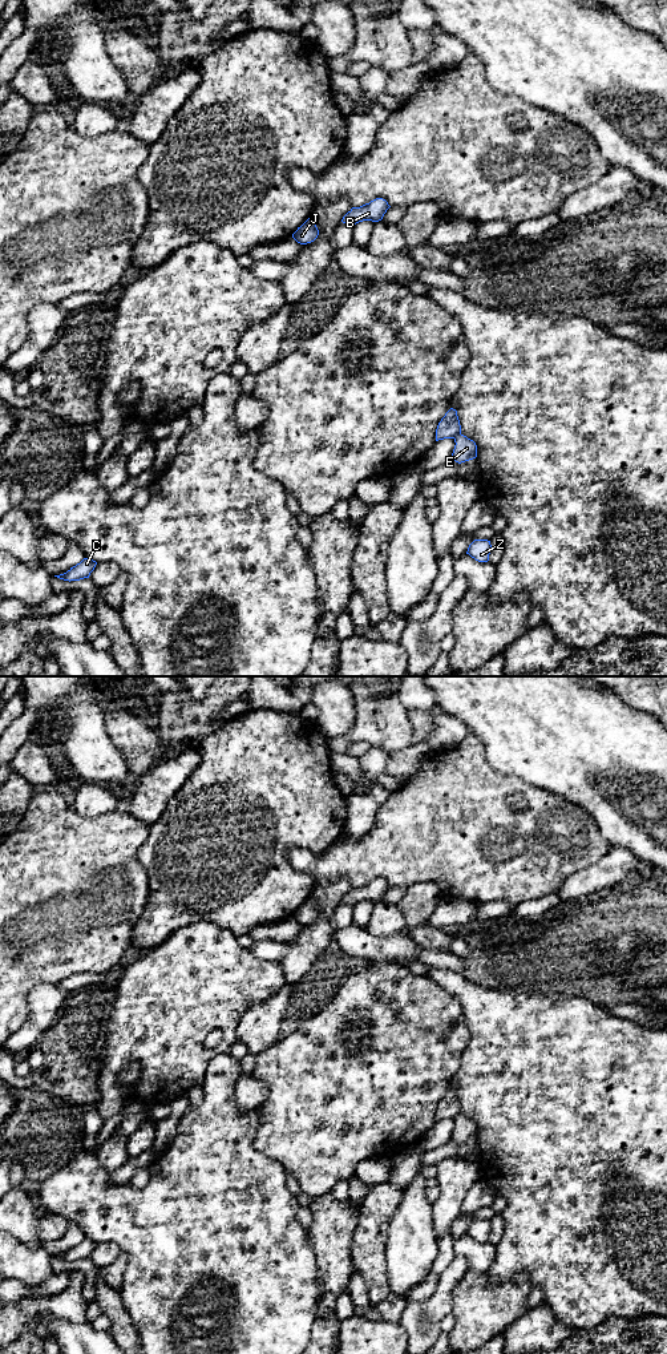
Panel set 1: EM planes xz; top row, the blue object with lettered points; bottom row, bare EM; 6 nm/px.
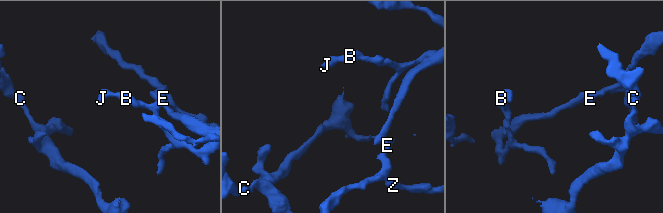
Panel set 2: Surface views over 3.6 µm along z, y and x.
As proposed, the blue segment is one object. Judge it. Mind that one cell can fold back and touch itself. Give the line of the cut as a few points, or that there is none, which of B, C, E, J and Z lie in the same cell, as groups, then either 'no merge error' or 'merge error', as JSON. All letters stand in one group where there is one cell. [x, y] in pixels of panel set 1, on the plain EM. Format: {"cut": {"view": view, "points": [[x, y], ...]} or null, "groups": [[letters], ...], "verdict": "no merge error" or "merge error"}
{"cut": {"view": "xz", "points": [[460, 1112], [453, 1118]]}, "groups": [["B", "J"], ["C", "E", "Z"]], "verdict": "merge error"}

